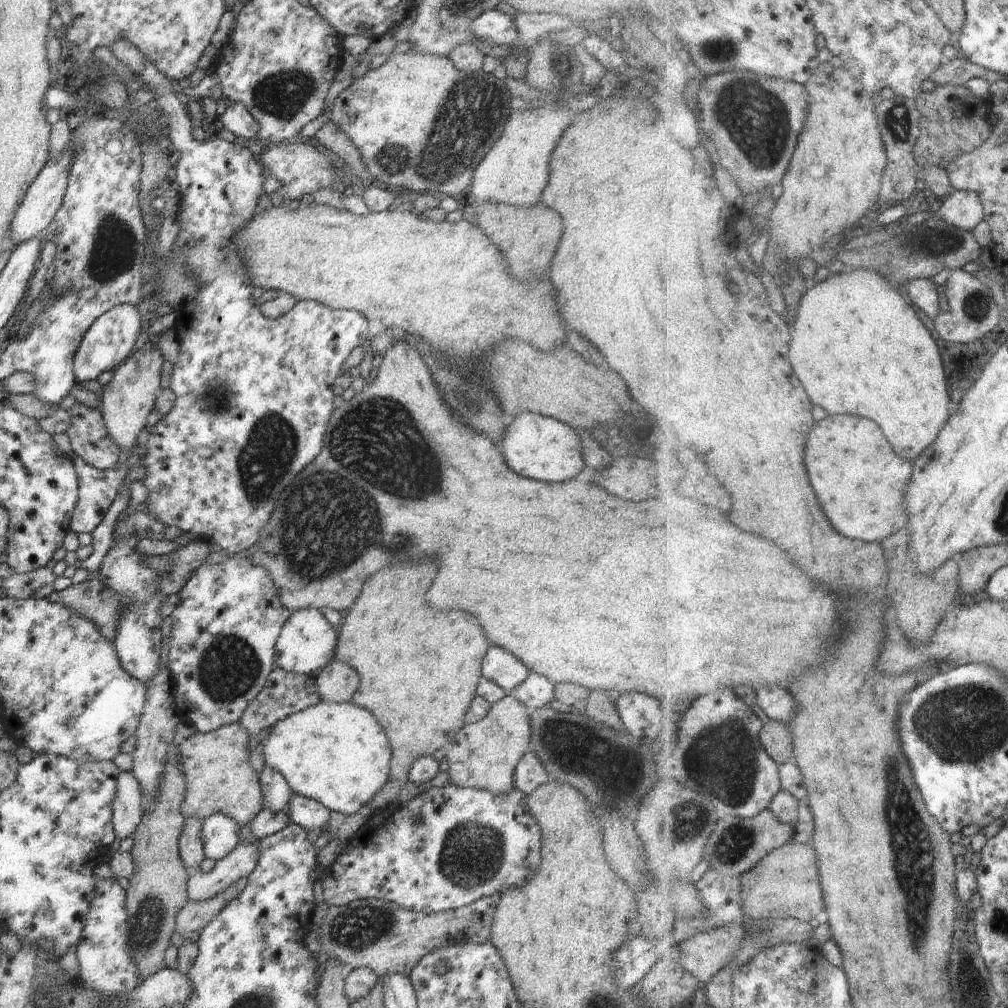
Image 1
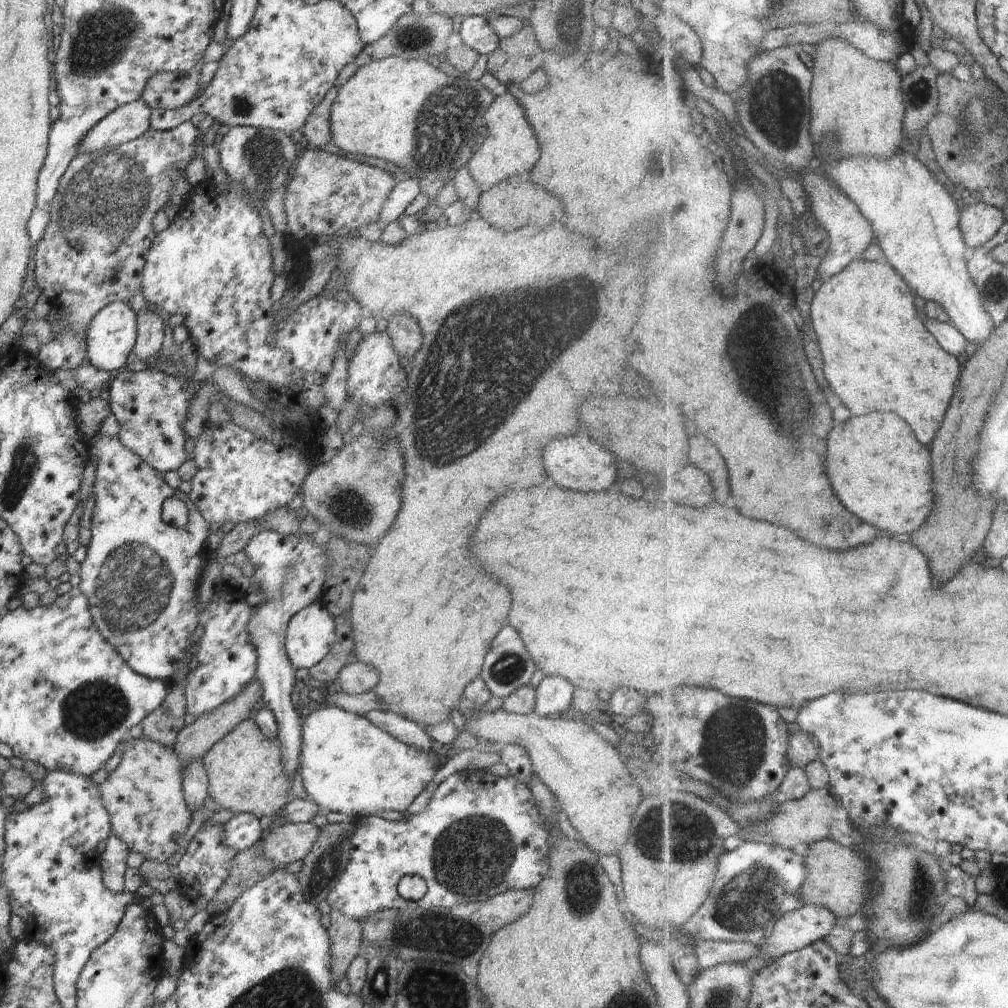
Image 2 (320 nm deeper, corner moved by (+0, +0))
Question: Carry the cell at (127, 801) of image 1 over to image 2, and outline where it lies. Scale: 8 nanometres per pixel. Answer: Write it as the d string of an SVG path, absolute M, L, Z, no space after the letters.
M112 834L106 839L106 844L106 850L100 854L101 879L108 890L114 894L120 894L126 891L123 876L127 867L126 858L129 850L123 840Z

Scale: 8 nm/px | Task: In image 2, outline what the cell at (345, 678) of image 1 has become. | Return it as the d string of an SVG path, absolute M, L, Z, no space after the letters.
M356 661L344 665L337 678L344 693L359 695L373 690L379 681L379 670L370 664Z

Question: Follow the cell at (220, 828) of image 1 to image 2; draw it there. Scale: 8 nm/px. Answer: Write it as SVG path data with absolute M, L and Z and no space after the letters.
M252 813L237 814L222 826L224 842L237 852L256 845L263 836L259 818L256 818L256 815Z

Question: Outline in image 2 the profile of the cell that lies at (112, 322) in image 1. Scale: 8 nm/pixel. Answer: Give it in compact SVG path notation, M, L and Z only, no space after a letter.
M114 301L101 308L86 329L87 356L92 365L106 372L123 370L128 354L133 351L137 339L137 313L124 301Z

